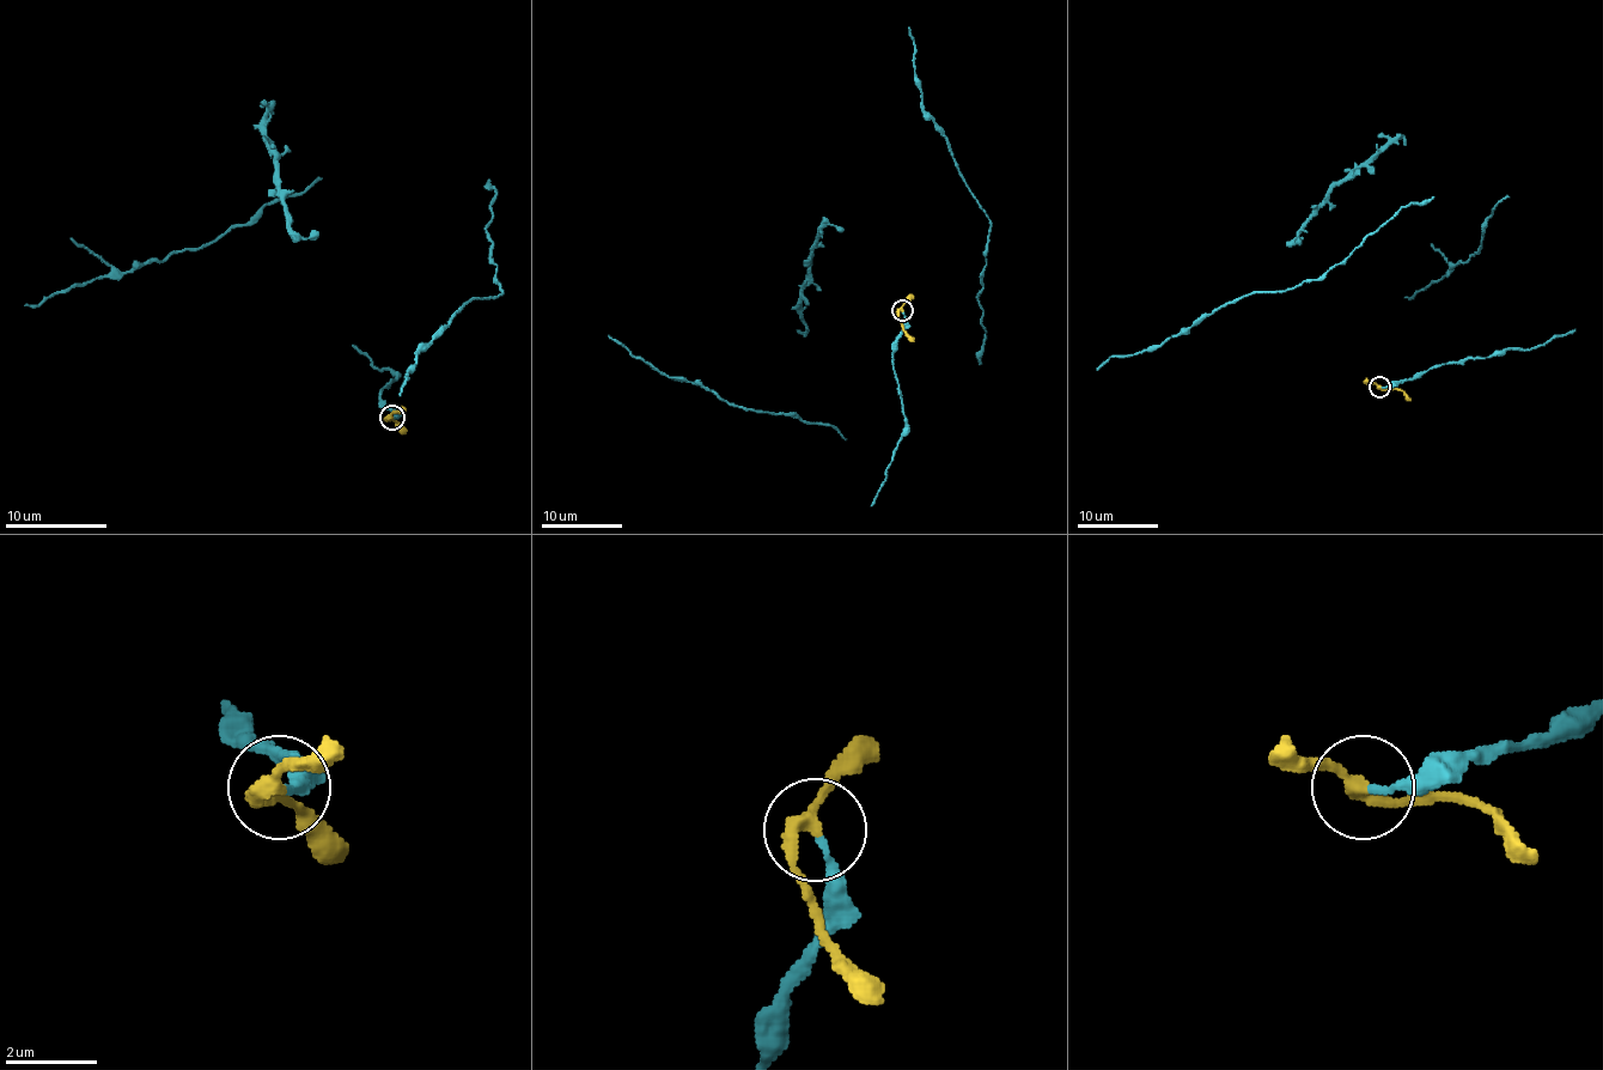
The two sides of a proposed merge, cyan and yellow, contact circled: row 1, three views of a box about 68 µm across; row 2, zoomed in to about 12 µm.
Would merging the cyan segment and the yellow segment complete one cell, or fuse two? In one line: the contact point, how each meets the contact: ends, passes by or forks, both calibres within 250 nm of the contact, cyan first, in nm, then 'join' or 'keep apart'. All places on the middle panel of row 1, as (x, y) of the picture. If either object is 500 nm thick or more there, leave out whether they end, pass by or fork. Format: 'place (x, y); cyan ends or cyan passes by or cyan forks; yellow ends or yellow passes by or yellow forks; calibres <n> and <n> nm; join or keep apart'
place (902, 310); cyan ends; yellow passes by; calibres 160 and 280 nm; join

